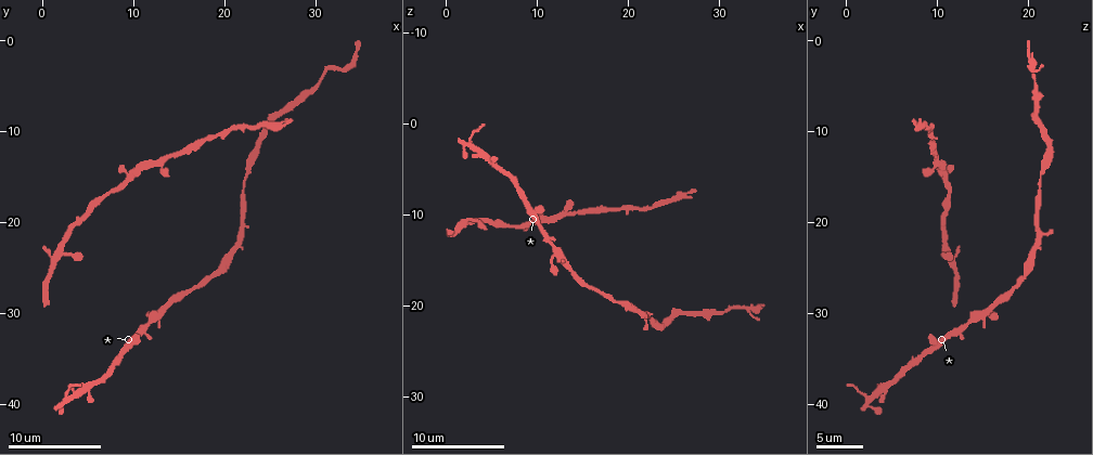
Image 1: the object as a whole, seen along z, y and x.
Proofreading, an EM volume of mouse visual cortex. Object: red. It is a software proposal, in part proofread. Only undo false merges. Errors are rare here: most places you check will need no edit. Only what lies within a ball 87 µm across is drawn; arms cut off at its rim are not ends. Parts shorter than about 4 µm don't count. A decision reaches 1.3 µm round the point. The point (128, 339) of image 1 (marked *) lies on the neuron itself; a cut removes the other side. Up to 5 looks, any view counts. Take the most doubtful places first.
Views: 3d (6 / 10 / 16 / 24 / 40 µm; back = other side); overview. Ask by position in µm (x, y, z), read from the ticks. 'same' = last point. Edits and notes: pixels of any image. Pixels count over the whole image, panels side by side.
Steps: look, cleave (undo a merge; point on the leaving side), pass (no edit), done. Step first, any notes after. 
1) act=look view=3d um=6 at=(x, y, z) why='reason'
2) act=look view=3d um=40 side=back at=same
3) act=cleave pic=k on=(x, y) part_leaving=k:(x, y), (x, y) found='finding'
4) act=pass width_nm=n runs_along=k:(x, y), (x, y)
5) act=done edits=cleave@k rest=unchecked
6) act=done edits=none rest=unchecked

act=look view=3d um=16 at=(31.6, 3.2, 20.4) why='calibre changes'

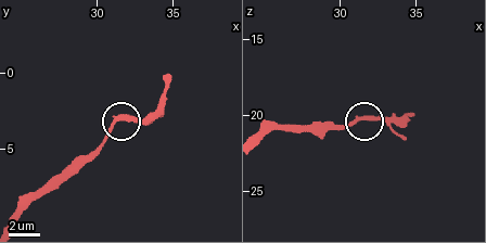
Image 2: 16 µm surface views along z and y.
act=pass runs_along=2:(261, 138), (273, 130), (335, 130), (362, 118), (400, 123) found='continuous, no second neuron'

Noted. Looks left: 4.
act=look view=3d um=6 at=(15.6, 27.8, 17.8) why='calibre changes'

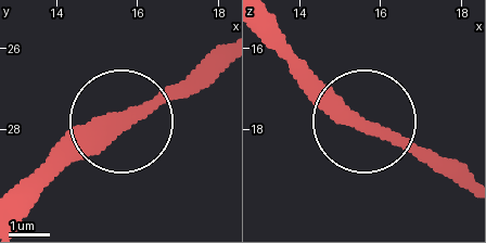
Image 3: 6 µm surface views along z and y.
act=pass runs_along=3:(18, 214), (201, 61) found='one neuron here'

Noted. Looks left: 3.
act=look view=3d um=10 at=(8.0, 16.8, 11.4) why='sudden change in width'

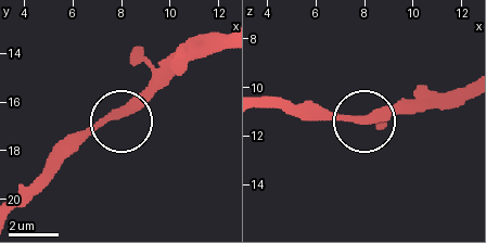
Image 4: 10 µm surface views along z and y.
act=pass width_nm=330 found='all the same neuron'

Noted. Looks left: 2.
act=done edits=none rest=unchecked

